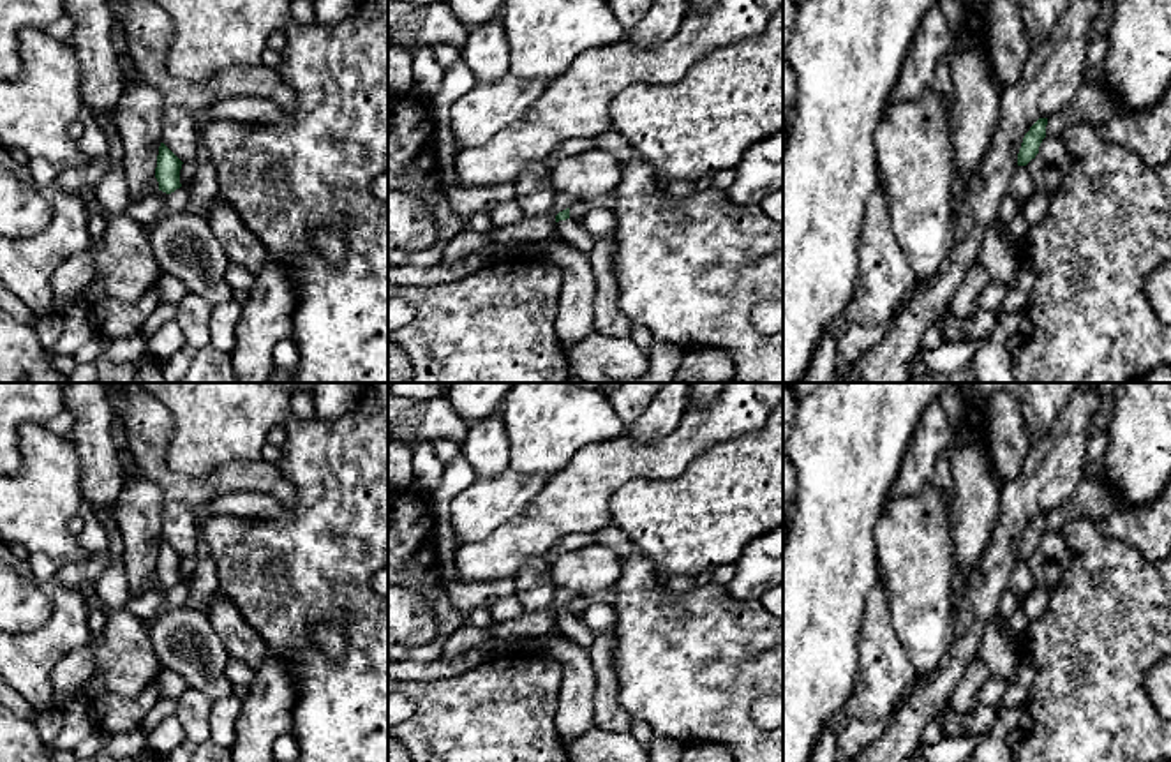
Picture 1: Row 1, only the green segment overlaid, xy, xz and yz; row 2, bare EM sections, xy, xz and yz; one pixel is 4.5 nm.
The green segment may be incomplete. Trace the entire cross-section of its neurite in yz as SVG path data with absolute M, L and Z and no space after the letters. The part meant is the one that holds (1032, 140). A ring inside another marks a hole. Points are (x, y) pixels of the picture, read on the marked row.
M1039 118L1030 131L1025 134L1019 153L1018 166L1026 166L1039 153L1039 146L1046 138L1048 118Z

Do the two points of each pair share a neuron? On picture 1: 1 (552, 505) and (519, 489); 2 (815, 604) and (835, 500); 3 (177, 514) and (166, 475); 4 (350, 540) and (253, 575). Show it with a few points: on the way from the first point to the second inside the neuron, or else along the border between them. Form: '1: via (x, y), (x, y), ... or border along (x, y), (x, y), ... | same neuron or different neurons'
1: border along (551, 477), (522, 510), (503, 522) | different neurons
2: via (819, 577), (829, 558), (831, 526) | same neuron
3: border along (166, 500), (177, 500), (194, 510) | different neurons
4: via (323, 540), (281, 540), (272, 549) | same neuron

